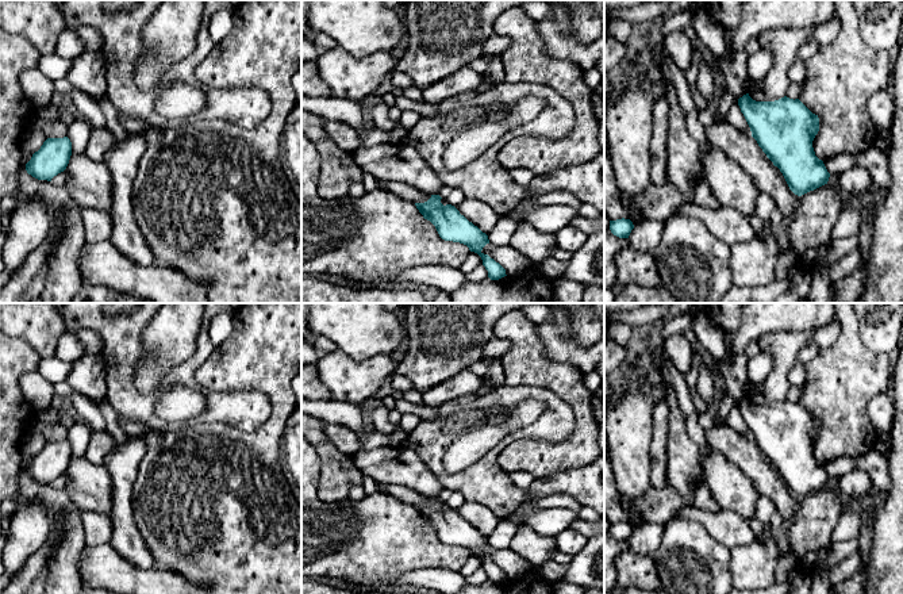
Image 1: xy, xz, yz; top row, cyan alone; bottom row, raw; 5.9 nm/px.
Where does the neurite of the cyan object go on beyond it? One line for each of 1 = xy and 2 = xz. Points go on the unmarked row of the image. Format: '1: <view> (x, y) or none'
1: none
2: none

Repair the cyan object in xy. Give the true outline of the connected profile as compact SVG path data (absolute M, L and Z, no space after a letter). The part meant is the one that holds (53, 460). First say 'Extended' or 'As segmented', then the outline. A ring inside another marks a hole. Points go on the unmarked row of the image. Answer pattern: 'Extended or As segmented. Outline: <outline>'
As segmented. Outline: M68 440L47 441L26 467L26 474L38 483L51 484L66 472L70 459L72 445Z

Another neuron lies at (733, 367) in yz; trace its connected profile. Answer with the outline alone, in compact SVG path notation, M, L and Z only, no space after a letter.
M726 353L719 361L727 395L735 402L749 396L752 384L748 379L748 361L749 359L743 353Z

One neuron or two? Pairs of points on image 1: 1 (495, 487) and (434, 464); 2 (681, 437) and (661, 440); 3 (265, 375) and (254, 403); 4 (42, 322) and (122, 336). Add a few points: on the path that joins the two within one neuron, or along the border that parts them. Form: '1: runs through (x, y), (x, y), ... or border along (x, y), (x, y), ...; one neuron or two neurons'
1: runs through (480, 482), (452, 482), (449, 479); one neuron
2: border along (668, 406), (668, 471); two neurons
3: border along (229, 391), (262, 391), (269, 399), (271, 416); two neurons
4: border along (61, 317), (66, 330); two neurons

